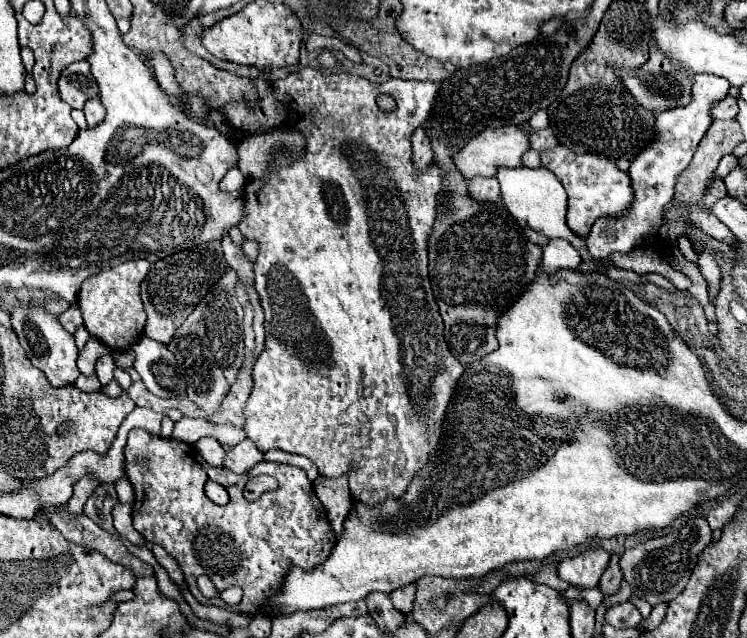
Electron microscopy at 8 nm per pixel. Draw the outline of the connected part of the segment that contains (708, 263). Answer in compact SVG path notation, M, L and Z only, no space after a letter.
M700 255L698 267L700 267L700 273L704 275L704 279L708 281L708 285L712 285L710 293L716 293L718 283L720 283L720 267L718 267L716 259L712 255Z

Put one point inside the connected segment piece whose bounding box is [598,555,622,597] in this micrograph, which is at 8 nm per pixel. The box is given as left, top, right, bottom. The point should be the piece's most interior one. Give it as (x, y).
(610, 583)

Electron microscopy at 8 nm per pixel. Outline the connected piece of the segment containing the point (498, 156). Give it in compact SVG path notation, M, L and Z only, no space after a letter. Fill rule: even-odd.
M512 125L496 127L496 129L488 127L480 131L480 135L474 135L472 139L468 139L468 143L464 143L464 147L452 155L452 163L462 173L462 177L470 183L470 179L474 179L476 175L480 177L496 175L496 167L520 167L520 157L526 149L528 149L526 135L518 127L512 127Z

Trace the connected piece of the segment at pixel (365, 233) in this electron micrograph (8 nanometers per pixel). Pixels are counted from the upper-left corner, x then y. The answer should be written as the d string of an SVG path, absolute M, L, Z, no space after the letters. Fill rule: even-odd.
M302 69L294 71L284 79L272 83L274 99L286 111L286 127L304 135L306 145L302 155L292 155L290 151L278 149L272 153L274 169L264 179L251 179L244 188L246 205L242 221L238 229L242 231L244 239L252 239L258 243L258 259L254 263L254 287L260 295L260 303L266 315L264 329L266 329L266 343L264 351L260 353L254 365L254 389L246 403L246 435L256 443L260 451L282 449L294 455L308 457L322 477L342 477L350 471L350 465L358 465L358 471L348 475L350 481L350 495L354 501L364 503L368 507L376 507L386 499L400 499L412 483L414 475L420 473L422 467L430 463L430 459L440 449L442 439L442 423L448 409L448 403L454 395L456 383L464 367L454 359L448 351L444 339L442 317L438 305L432 295L430 279L428 279L428 233L432 233L436 221L436 199L442 189L442 181L446 179L446 171L432 161L426 169L416 169L412 163L412 145L410 135L412 131L422 125L428 115L432 113L432 103L436 103L436 91L440 91L438 83L432 81L402 81L402 79L388 79L386 83L370 83L358 75L350 73L334 73L324 75L316 69ZM378 95L390 95L396 101L396 109L382 111L376 103Z

